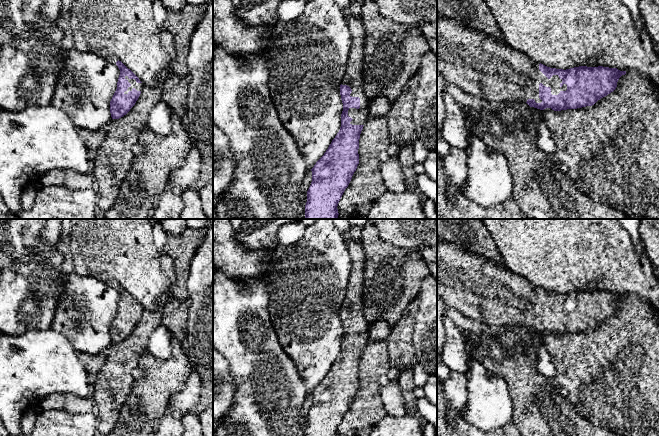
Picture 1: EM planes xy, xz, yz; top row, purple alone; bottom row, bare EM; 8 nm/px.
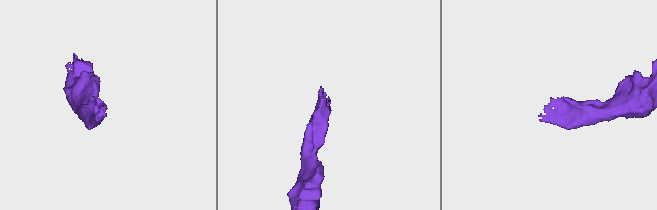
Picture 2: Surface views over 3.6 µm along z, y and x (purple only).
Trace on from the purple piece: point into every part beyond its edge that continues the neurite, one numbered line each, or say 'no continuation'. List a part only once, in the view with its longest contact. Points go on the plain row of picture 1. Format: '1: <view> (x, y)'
1: yz (476, 287)

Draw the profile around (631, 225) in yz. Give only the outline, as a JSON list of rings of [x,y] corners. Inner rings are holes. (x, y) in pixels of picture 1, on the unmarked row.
[[[618,219],[621,225],[628,231],[632,243],[637,247],[640,258],[646,257],[646,252],[639,234],[639,223],[641,219]]]

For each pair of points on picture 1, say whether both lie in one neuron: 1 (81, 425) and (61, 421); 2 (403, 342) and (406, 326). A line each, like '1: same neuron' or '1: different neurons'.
1: same neuron
2: same neuron

